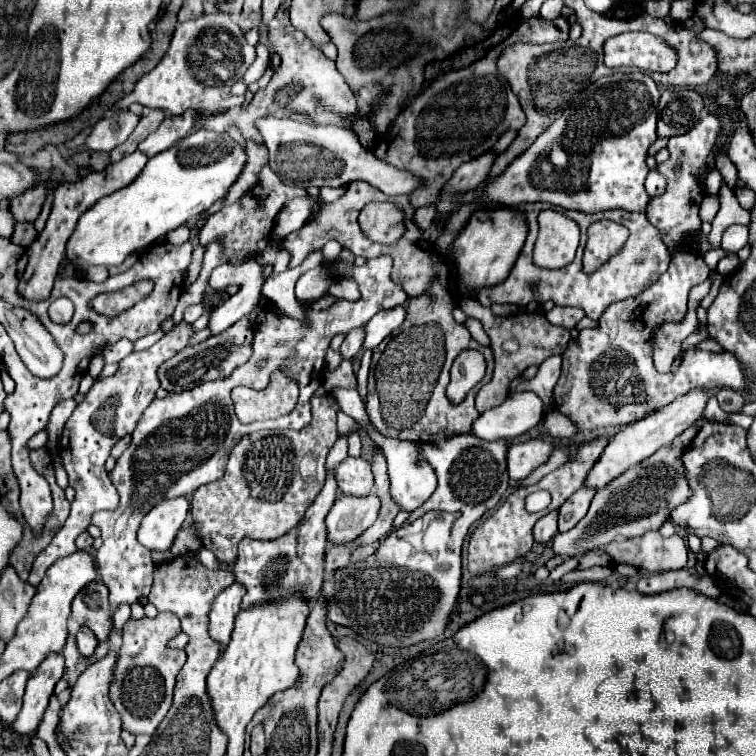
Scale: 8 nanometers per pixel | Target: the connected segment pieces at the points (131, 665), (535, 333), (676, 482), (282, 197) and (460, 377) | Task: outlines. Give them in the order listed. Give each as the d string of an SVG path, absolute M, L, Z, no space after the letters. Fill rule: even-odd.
M160 612L156 618L130 618L122 628L124 642L112 672L108 696L120 714L122 728L130 734L154 734L172 704L172 690L186 654L184 650L168 650L166 642L178 632L180 618L172 612Z
M462 292L460 298L454 302L458 308L462 308L462 312L470 318L476 318L482 322L484 326L484 332L488 334L490 338L490 348L494 352L494 362L496 362L496 368L494 368L494 376L492 380L480 388L480 392L476 394L476 410L482 414L490 408L496 408L500 406L508 394L510 394L510 384L512 380L516 380L518 376L522 376L522 372L536 364L540 366L546 358L550 356L560 356L564 354L564 350L568 348L568 342L570 342L570 332L566 328L560 328L560 326L552 326L544 314L540 312L532 312L532 314L516 314L514 316L508 316L508 318L502 318L502 316L496 316L488 306L482 306L476 298L472 298L470 294Z
M660 448L654 456L650 456L646 462L630 468L628 472L624 472L622 476L618 476L616 480L612 480L608 486L600 488L592 500L592 506L588 510L588 514L568 532L564 534L556 534L554 536L554 542L552 542L552 548L558 556L582 556L586 554L588 550L594 550L594 548L602 548L606 544L610 544L616 536L624 536L624 538L636 538L636 536L642 536L646 530L658 530L662 526L662 522L668 520L670 516L670 510L682 502L686 502L686 498L690 496L690 490L688 490L688 482L682 478L682 464L680 464L680 456L682 456L682 450L684 448L678 448L678 450L672 450L672 448Z
M264 166L262 172L260 172L260 182L254 188L250 188L236 204L224 206L220 212L212 214L206 220L206 224L200 228L200 244L208 244L212 240L220 240L222 238L224 246L226 246L226 256L258 254L268 242L268 234L270 234L270 228L272 228L272 222L274 222L276 214L280 212L280 208L288 200L292 200L296 196L306 196L306 190L284 186L278 180L278 176L274 176L270 166ZM230 236L234 236L234 238L230 238Z
M462 350L450 370L450 384L446 396L452 404L460 404L466 394L484 378L484 356L478 350Z

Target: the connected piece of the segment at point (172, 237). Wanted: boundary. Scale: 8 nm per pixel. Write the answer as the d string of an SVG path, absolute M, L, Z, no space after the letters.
M180 226L180 228L176 228L174 232L170 232L170 234L166 236L166 240L172 242L172 244L184 244L188 238L190 238L188 226Z

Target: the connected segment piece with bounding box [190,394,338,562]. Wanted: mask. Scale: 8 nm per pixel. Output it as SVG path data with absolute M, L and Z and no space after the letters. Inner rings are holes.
M330 394L312 396L310 402L312 402L312 422L306 428L302 428L298 432L294 432L294 430L280 430L280 432L260 430L260 432L248 434L230 452L230 460L228 460L224 476L218 478L216 482L200 486L194 492L192 504L190 504L192 524L198 530L198 536L204 542L204 546L208 550L212 550L218 560L230 562L230 550L232 548L236 550L236 544L242 538L274 540L274 538L284 536L288 530L298 526L298 522L304 518L306 508L310 506L310 500L314 500L318 490L322 490L324 462L326 462L328 450L338 440L338 428L336 428L338 404L334 402L334 398ZM306 456L314 456L314 462L316 462L316 474L314 476L304 476L300 472L302 460Z

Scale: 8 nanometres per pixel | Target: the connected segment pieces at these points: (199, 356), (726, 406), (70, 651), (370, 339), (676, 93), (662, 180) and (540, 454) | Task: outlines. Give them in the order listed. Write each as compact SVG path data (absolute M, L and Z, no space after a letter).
M248 318L238 320L234 326L230 326L228 330L224 330L222 334L210 336L208 340L196 344L196 346L188 346L182 352L178 352L174 358L170 358L168 362L164 362L158 368L158 378L160 378L160 386L168 392L184 392L188 388L194 388L206 380L218 380L218 378L226 378L228 374L234 372L234 368L246 364L252 356L252 338L254 332L250 328Z
M720 388L720 390L716 392L716 398L718 398L718 402L720 402L720 408L722 408L724 412L728 412L728 414L740 412L740 410L744 408L744 404L746 404L744 394L740 394L740 392L736 392L736 390L730 390L730 388Z
M72 634L68 636L62 654L64 654L64 658L66 658L66 672L74 672L74 666L76 666L78 658L80 658L80 652L78 652L78 648L76 648L76 638L74 638Z
M406 304L378 312L378 314L364 326L364 328L366 328L364 348L376 348L392 330L396 330L396 328L406 320L406 314L408 314Z
M666 88L658 102L658 138L684 134L700 120L704 102L696 90Z
M648 156L648 168L650 168L650 172L648 172L648 178L646 178L646 192L650 194L650 196L660 196L660 194L664 194L664 190L666 190L666 176L662 176L658 170L656 170L656 160L652 158L652 156Z
M534 438L528 442L510 444L508 450L508 474L512 480L522 480L530 476L538 466L542 466L550 454L556 450L554 438Z

